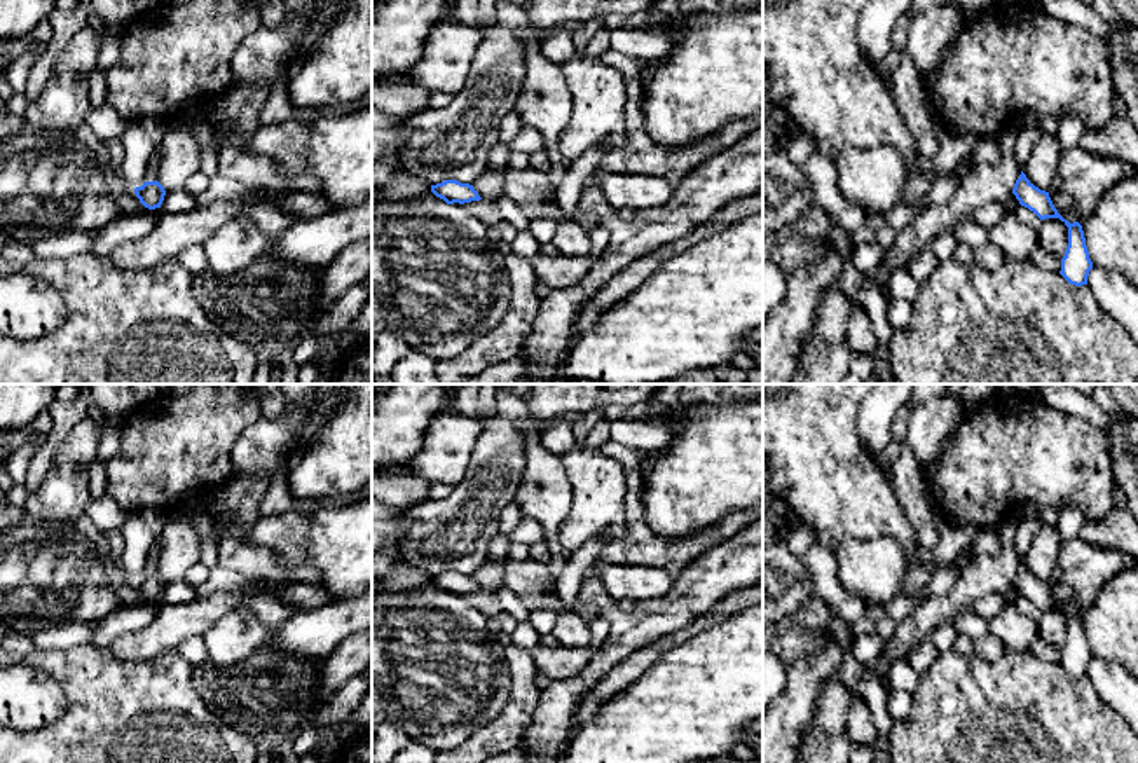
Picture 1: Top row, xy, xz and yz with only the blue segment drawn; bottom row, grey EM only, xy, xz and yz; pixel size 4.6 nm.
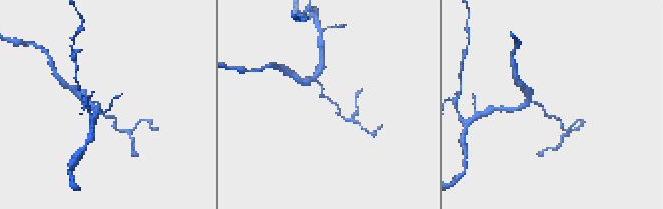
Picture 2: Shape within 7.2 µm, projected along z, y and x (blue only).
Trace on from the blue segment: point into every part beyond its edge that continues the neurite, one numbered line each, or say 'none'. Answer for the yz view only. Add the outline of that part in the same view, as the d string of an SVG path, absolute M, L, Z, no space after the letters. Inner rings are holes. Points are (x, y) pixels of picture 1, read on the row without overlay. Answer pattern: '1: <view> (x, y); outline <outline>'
none

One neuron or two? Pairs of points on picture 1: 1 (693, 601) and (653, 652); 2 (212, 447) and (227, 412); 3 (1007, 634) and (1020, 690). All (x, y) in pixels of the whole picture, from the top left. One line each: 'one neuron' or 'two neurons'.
1: two neurons
2: one neuron
3: two neurons

